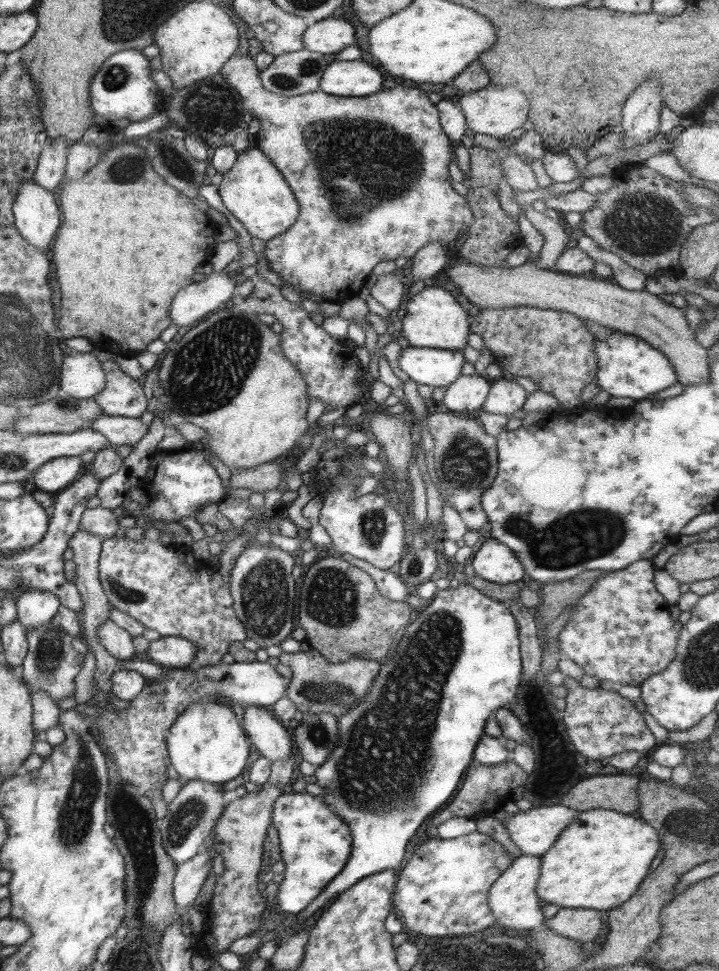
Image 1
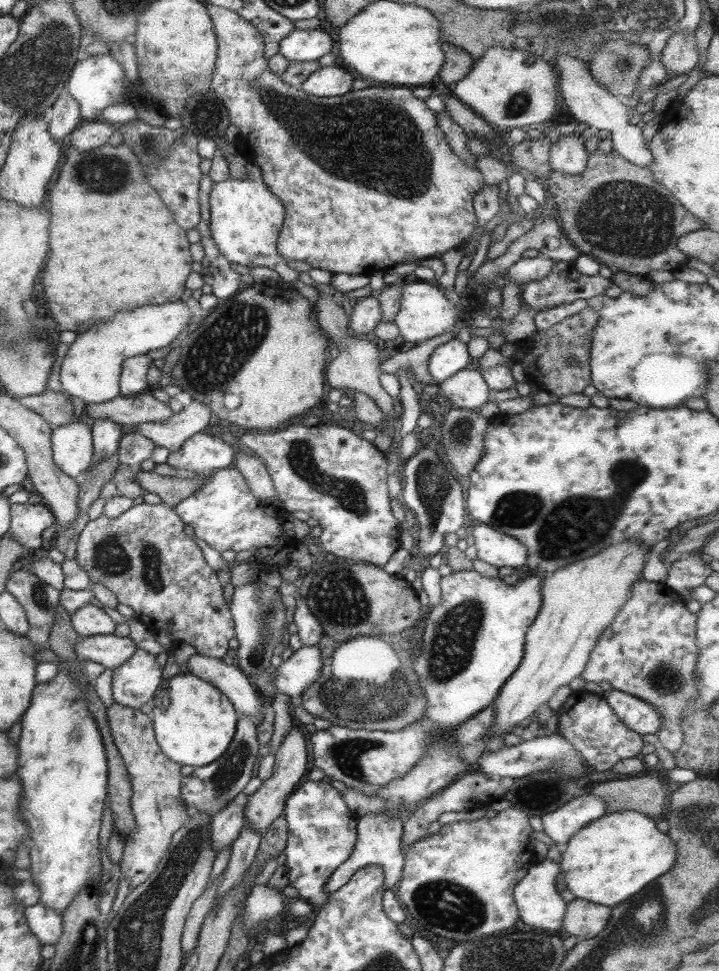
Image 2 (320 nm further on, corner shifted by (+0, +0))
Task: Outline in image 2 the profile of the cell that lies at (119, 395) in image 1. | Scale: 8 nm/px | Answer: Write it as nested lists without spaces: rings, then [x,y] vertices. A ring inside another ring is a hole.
[[[147,355],[131,356],[123,361],[118,377],[120,397],[133,396],[147,388],[145,374],[151,361]]]

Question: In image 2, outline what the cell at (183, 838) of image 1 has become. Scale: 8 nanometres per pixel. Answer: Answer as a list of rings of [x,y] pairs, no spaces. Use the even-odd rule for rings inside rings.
[[[238,715],[237,717],[234,735],[223,754],[217,760],[209,762],[205,766],[197,767],[190,774],[193,778],[197,777],[197,780],[201,780],[203,790],[200,793],[190,793],[185,786],[181,786],[180,797],[188,808],[188,812],[186,812],[187,817],[195,813],[205,813],[207,816],[210,816],[211,810],[222,809],[227,801],[230,801],[236,794],[241,792],[249,778],[255,776],[255,767],[257,766],[255,760],[257,760],[258,747],[257,731],[255,731],[257,724],[247,715]]]

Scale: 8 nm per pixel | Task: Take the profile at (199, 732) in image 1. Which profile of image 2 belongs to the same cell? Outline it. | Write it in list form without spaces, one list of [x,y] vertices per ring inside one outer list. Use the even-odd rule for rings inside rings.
[[[189,673],[165,680],[152,696],[152,729],[161,752],[181,766],[205,766],[217,760],[234,735],[237,714],[229,699]]]

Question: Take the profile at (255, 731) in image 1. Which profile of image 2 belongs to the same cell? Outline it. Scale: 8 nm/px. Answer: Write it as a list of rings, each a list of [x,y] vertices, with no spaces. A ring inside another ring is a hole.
[[[194,653],[187,660],[186,672],[222,692],[233,705],[237,716],[247,715],[255,724],[261,722],[263,707],[259,692],[235,663],[227,665],[222,659]]]

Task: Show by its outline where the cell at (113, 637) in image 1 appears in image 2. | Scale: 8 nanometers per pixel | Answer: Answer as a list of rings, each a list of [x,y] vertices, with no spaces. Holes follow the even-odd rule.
[[[89,604],[77,608],[70,614],[70,624],[80,637],[112,634],[115,622],[103,612]]]

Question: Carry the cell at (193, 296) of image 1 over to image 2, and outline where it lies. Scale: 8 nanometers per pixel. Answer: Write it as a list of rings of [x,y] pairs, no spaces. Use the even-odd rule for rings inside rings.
[[[183,301],[141,306],[133,312],[117,312],[109,322],[77,334],[68,345],[60,364],[60,390],[81,399],[83,403],[100,404],[119,396],[118,377],[126,358],[145,355],[149,350],[162,351],[175,337],[180,336],[189,323],[192,312]]]

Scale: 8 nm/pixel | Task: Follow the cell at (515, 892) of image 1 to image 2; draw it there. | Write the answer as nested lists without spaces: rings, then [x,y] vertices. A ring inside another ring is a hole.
[[[546,858],[530,866],[525,877],[517,882],[513,888],[513,899],[519,914],[519,920],[527,926],[535,926],[541,930],[560,930],[562,928],[563,915],[565,915],[566,904],[557,893],[555,880],[557,873],[560,872],[560,866]]]

